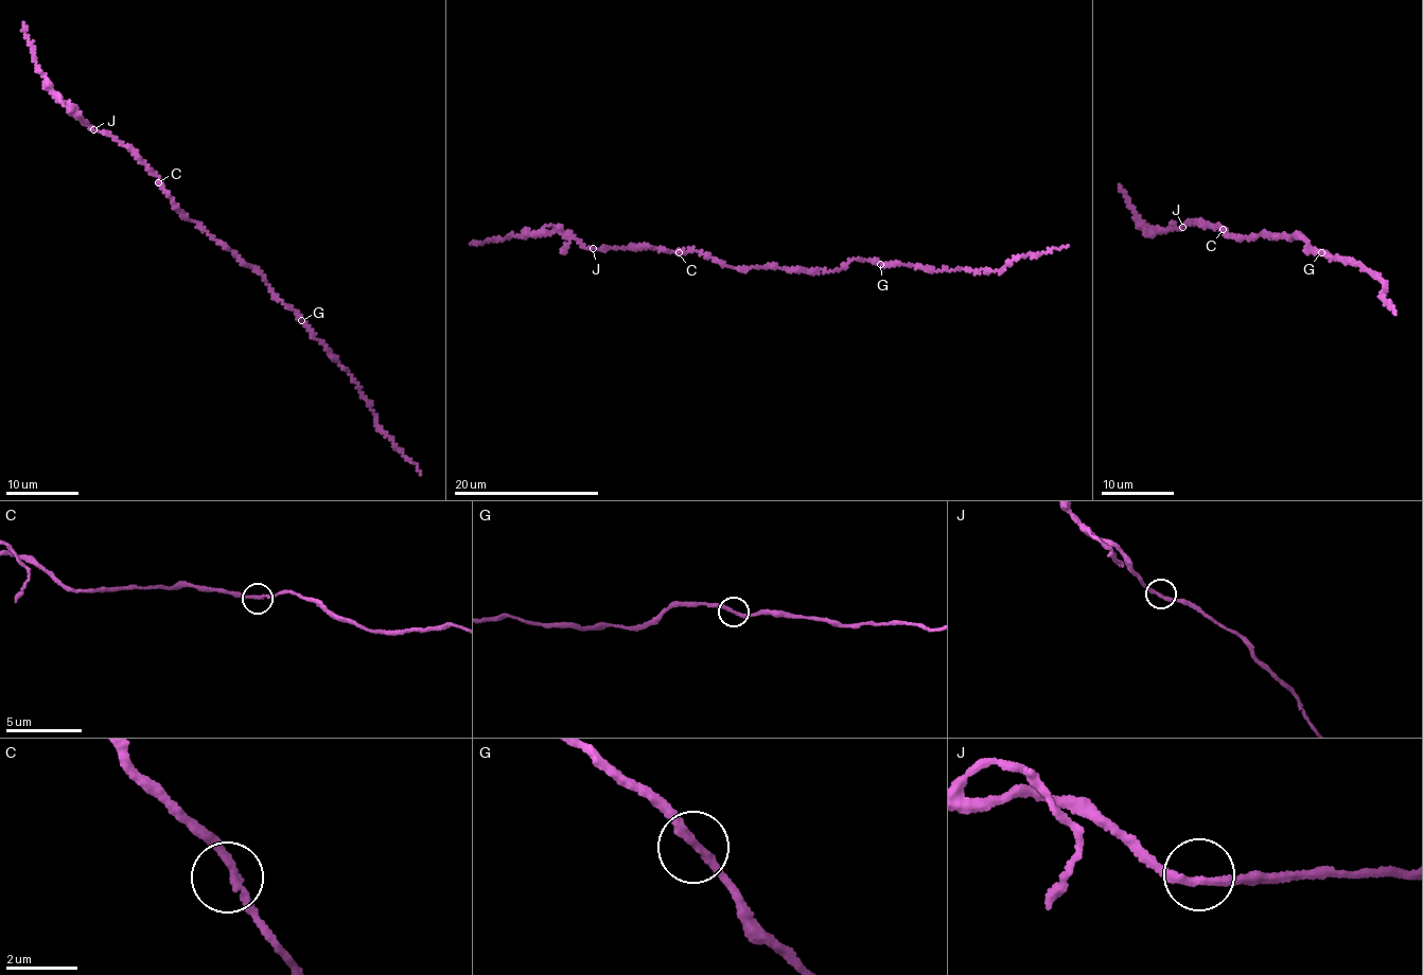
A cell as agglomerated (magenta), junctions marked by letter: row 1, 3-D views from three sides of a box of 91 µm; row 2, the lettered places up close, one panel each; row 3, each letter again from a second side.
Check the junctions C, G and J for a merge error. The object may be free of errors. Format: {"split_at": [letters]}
{"split_at": []}

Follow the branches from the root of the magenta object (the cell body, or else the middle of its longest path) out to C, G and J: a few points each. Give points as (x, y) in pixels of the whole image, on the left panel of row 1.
C: (216, 241), (175, 211), (170, 196), (158, 182)
G: (216, 241), (232, 250), (246, 266), (256, 268), (274, 297), (297, 313), (301, 320)
J: (216, 241), (175, 211), (156, 174), (139, 162), (128, 147), (93, 129)

